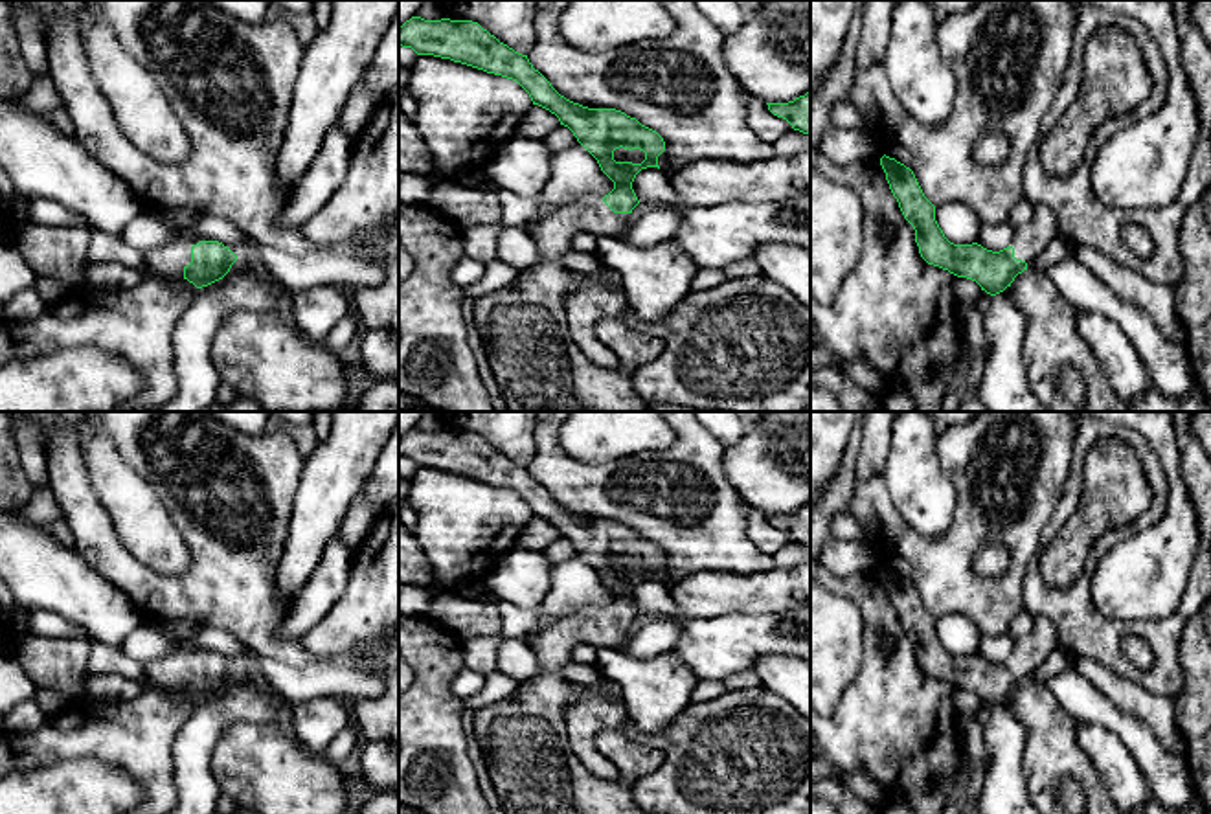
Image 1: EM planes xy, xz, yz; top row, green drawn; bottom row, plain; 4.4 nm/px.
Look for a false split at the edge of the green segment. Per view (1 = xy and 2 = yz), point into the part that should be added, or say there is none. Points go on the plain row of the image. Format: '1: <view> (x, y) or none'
1: xy (169, 671)
2: yz (1029, 653)

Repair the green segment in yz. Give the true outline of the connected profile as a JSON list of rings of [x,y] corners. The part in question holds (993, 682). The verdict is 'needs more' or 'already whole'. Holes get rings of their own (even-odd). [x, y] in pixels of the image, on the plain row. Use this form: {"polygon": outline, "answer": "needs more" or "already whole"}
{"polygon": [[[882,568],[880,577],[904,630],[915,641],[921,669],[957,689],[976,693],[990,707],[1003,704],[1018,685],[1040,669],[1051,650],[1058,647],[1057,627],[1047,619],[1014,639],[1007,660],[992,663],[978,654],[950,654],[935,632],[935,617],[924,608],[913,582],[895,570]]], "answer": "needs more"}

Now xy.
{"polygon": [[[175,650],[143,665],[143,671],[158,687],[184,689],[202,700],[222,691],[237,667],[219,652]]], "answer": "needs more"}

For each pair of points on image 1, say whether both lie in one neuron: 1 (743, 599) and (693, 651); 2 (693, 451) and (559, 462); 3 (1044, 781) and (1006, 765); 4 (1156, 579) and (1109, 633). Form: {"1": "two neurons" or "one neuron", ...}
{"1": "two neurons", "2": "one neuron", "3": "two neurons", "4": "two neurons"}

